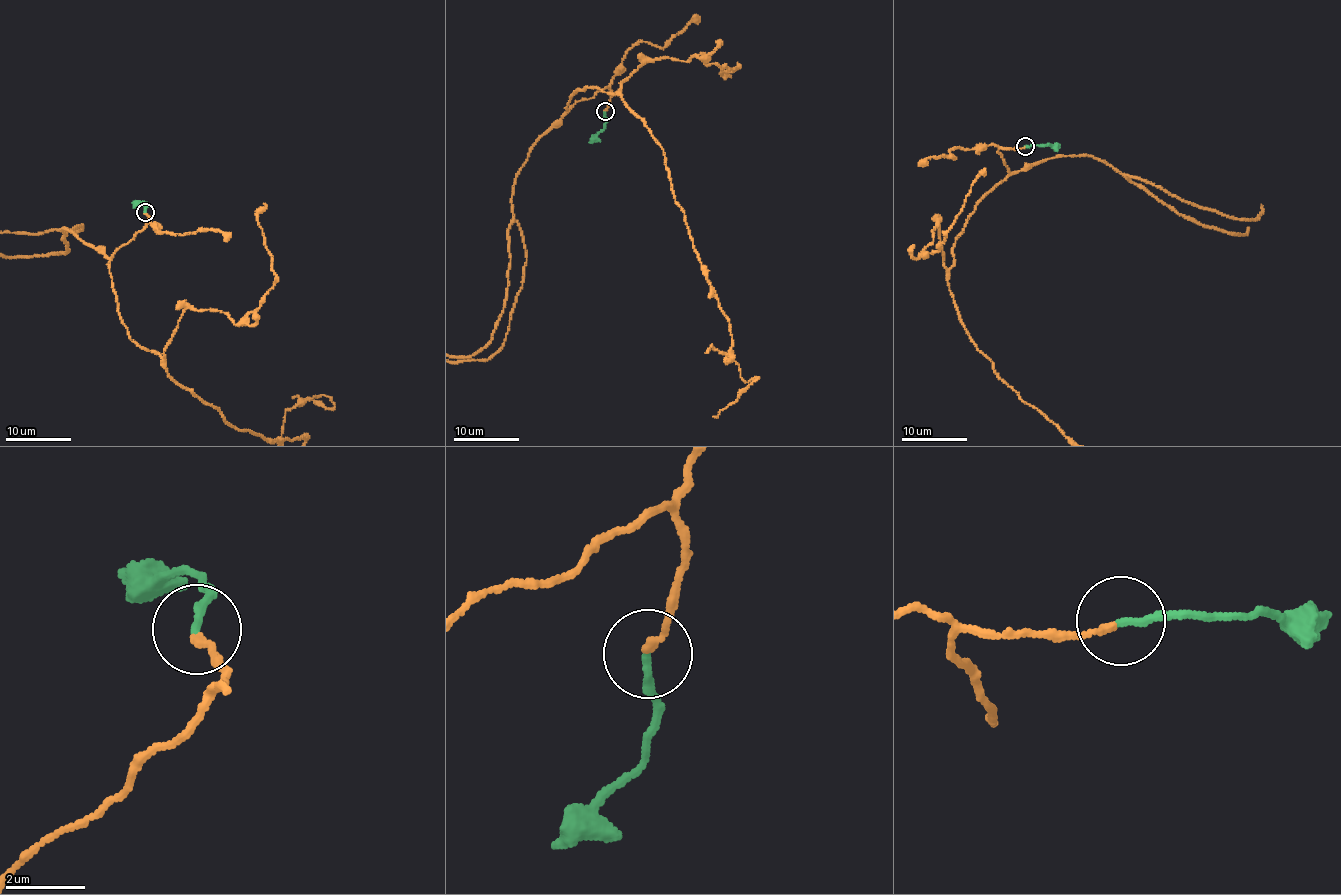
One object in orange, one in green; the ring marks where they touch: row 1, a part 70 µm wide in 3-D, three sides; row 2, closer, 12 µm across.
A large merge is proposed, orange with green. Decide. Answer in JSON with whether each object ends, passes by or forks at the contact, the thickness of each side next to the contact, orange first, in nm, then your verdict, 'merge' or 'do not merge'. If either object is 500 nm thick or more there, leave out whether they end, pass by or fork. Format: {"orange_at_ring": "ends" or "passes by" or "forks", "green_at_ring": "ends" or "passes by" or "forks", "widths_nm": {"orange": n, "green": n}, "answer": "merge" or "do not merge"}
{"orange_at_ring": "ends", "green_at_ring": "ends", "widths_nm": {"orange": 180, "green": 200}, "answer": "merge"}

